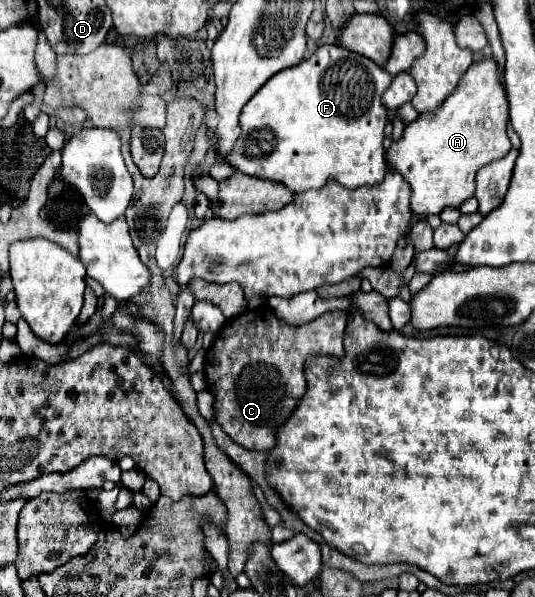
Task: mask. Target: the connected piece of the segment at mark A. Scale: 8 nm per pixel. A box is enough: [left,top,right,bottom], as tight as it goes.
[386,59,512,219]

